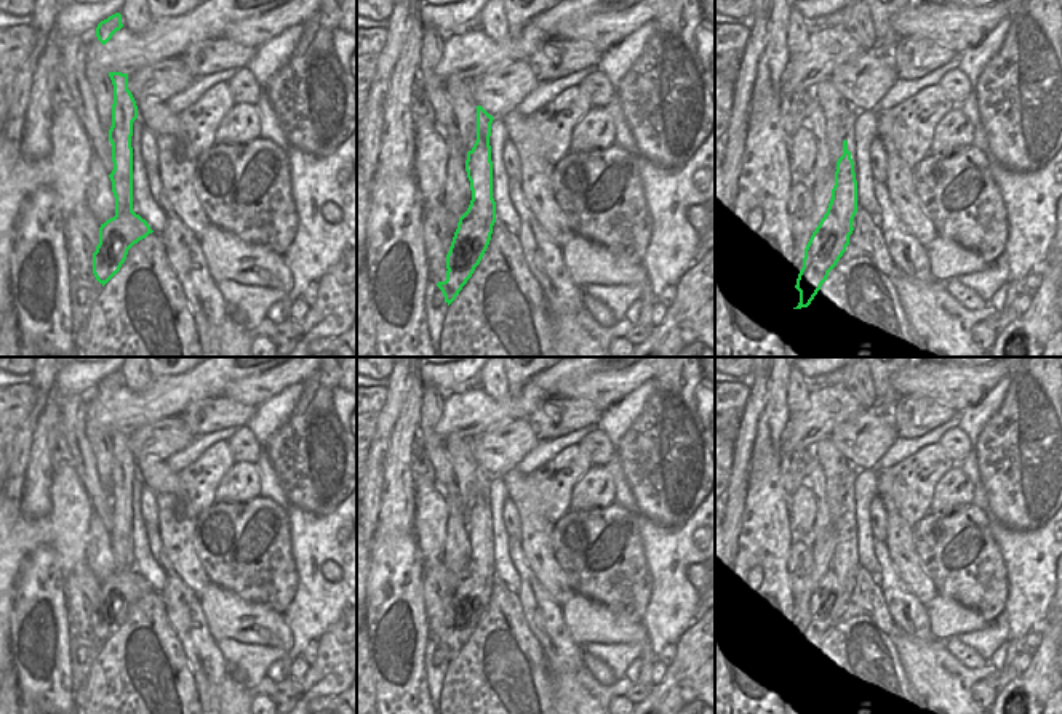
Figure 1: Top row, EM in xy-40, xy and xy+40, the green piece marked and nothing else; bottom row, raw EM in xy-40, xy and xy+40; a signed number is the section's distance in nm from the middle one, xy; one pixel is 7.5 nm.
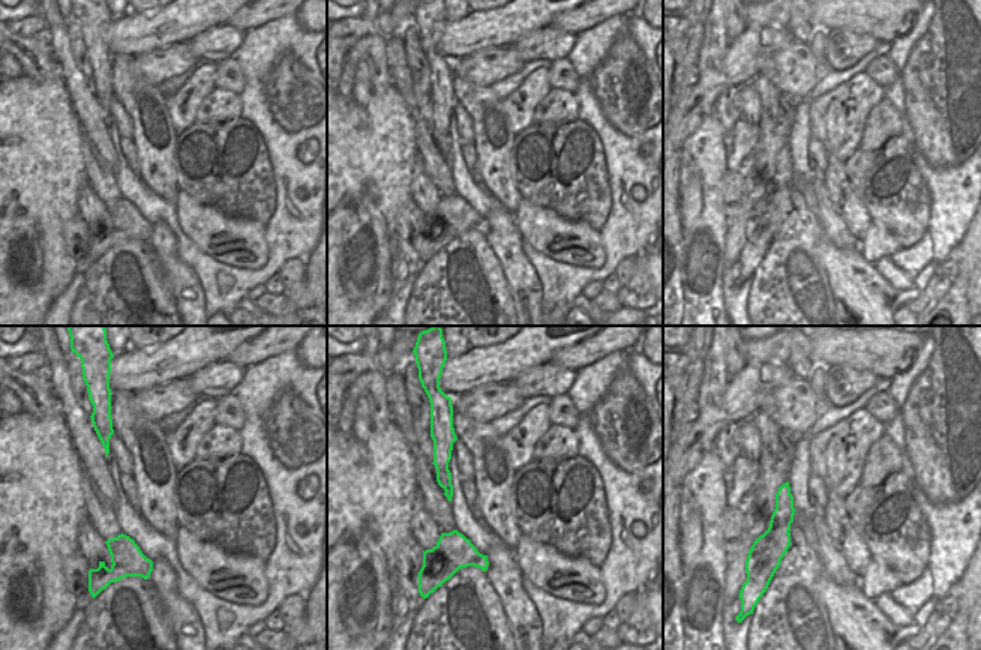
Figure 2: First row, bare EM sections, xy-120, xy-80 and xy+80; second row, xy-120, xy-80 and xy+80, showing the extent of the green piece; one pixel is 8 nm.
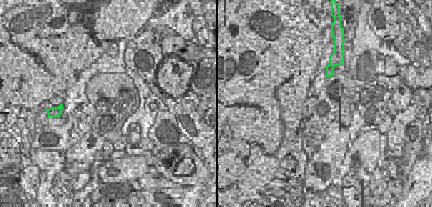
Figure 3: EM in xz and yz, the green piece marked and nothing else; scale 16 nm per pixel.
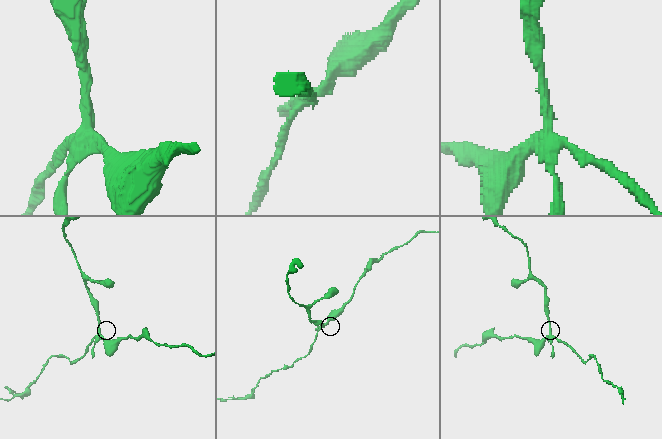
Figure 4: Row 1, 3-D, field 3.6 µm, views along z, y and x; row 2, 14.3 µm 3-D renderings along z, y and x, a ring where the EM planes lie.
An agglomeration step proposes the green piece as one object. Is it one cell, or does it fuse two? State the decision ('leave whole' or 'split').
split

